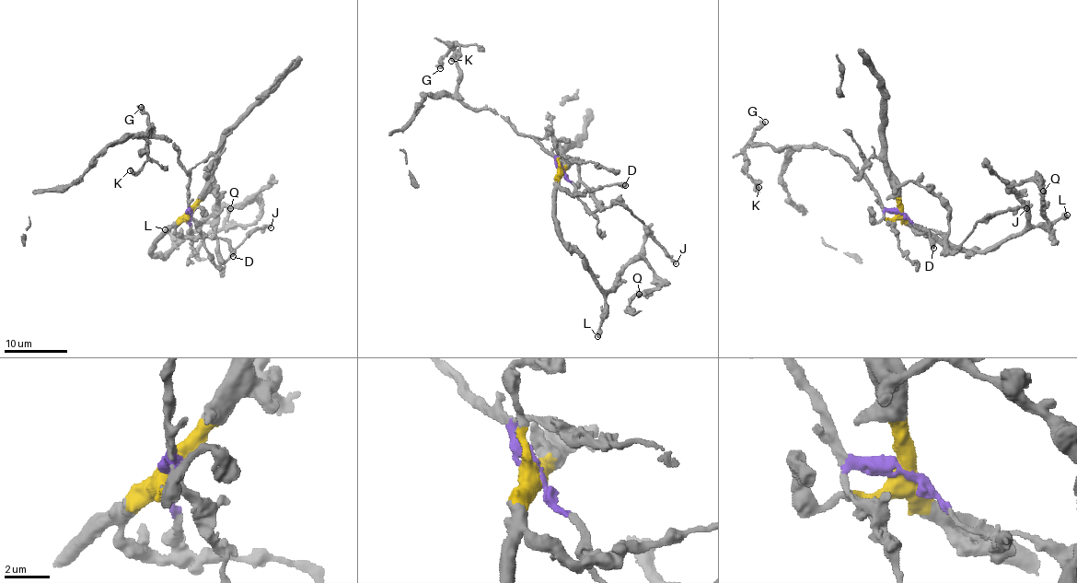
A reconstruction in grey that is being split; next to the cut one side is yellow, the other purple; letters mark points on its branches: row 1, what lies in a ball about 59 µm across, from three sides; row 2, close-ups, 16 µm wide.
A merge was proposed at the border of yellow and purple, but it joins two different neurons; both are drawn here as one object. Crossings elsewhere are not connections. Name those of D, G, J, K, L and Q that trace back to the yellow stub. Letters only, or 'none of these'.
D, J, L, Q

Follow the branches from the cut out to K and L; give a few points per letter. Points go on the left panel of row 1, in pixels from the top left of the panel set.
K: (191, 214), (189, 178), (166, 138), (141, 134), (154, 131), (146, 135), (147, 157), (137, 171), (129, 169)
L: (191, 214), (164, 231), (152, 248), (151, 252), (164, 258), (180, 239), (172, 237), (164, 228)

